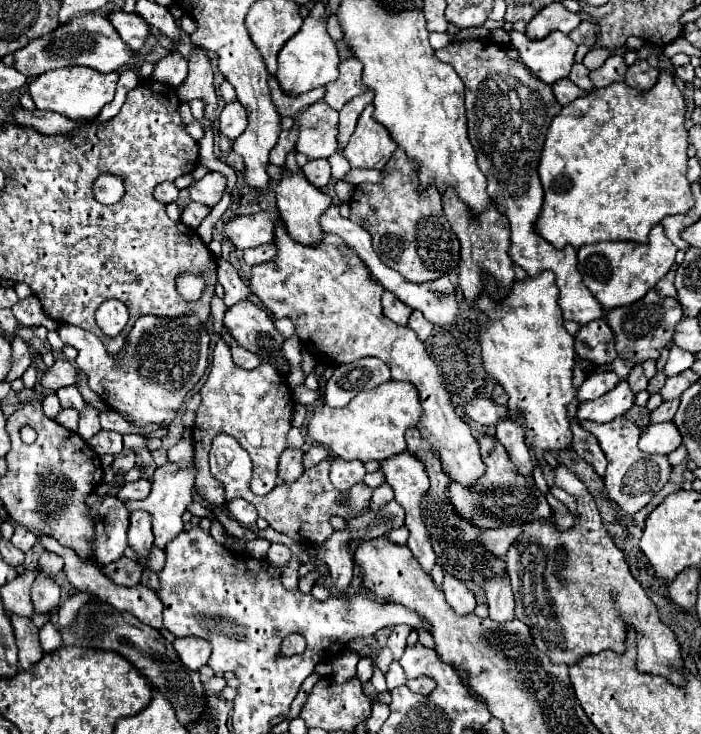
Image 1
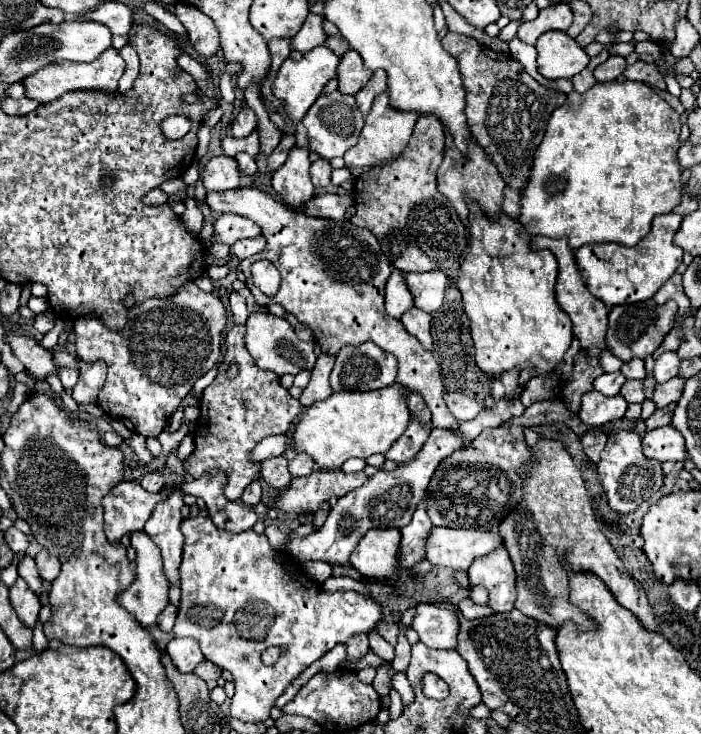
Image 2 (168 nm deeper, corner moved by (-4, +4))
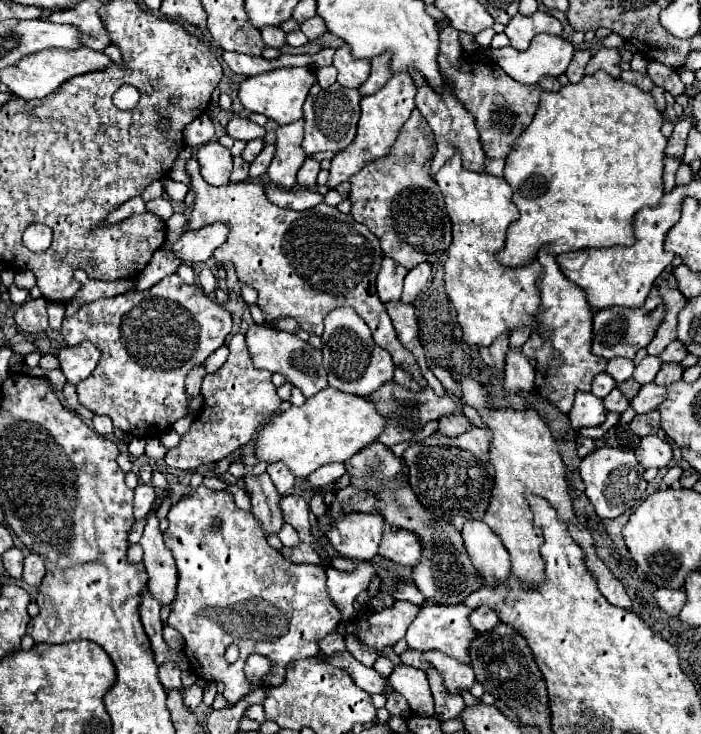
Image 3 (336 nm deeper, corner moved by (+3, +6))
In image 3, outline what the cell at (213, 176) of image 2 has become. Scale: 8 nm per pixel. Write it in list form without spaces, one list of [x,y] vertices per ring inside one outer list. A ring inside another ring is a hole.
[[[206,142],[206,144],[198,146],[196,160],[200,162],[202,178],[208,184],[220,186],[220,184],[230,182],[232,156],[230,156],[228,148],[224,148],[220,142]]]

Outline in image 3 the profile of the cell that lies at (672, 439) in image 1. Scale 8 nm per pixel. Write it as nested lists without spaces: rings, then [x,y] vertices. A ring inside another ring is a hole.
[[[658,434],[642,438],[634,450],[640,466],[644,468],[666,468],[672,460],[672,446]]]

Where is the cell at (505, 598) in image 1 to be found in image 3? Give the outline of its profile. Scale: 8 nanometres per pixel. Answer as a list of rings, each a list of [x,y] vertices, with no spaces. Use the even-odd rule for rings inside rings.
[[[466,520],[462,528],[466,550],[482,576],[482,584],[496,586],[510,574],[510,556],[498,536],[482,520]]]

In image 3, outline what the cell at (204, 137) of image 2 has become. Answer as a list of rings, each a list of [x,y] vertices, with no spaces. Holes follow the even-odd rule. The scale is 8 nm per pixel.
[[[193,157],[185,168],[194,192],[194,206],[186,230],[200,230],[214,222],[230,228],[228,240],[214,250],[213,257],[218,262],[232,262],[240,282],[258,290],[258,308],[264,312],[268,324],[290,316],[304,332],[320,336],[324,316],[334,308],[350,306],[370,326],[374,342],[390,352],[394,364],[406,368],[422,386],[428,386],[420,368],[416,368],[414,356],[396,340],[386,308],[376,294],[374,282],[380,270],[382,250],[378,238],[364,224],[328,204],[318,204],[304,212],[276,208],[264,196],[264,188],[252,182],[210,186],[202,180],[199,163]]]

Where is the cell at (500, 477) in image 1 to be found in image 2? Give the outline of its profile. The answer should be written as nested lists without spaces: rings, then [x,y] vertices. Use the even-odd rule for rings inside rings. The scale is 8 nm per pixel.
[[[545,400],[545,402],[535,402],[531,404],[525,414],[513,418],[509,424],[501,424],[499,428],[487,428],[479,434],[479,438],[473,440],[475,444],[475,450],[467,450],[467,448],[461,448],[457,452],[451,454],[451,458],[443,460],[439,464],[439,470],[435,472],[435,478],[431,478],[431,484],[427,486],[427,494],[431,494],[431,498],[427,500],[427,512],[429,512],[429,518],[435,526],[449,526],[449,528],[475,528],[475,530],[499,530],[499,524],[501,520],[511,512],[515,510],[523,500],[523,484],[525,484],[525,478],[519,474],[519,466],[527,466],[527,462],[531,462],[531,450],[529,446],[525,444],[525,434],[523,430],[527,426],[537,426],[537,424],[553,424],[553,422],[563,422],[571,428],[575,428],[577,432],[585,432],[589,428],[585,428],[577,418],[571,420],[571,414],[567,410],[567,406],[563,406],[561,400]]]

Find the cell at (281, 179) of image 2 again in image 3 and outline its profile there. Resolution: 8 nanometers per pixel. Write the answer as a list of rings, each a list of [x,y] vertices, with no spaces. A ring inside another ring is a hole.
[[[304,118],[298,122],[280,126],[276,132],[276,152],[268,166],[268,176],[274,184],[282,188],[292,188],[296,184],[296,174],[306,160],[302,150],[304,138]]]

